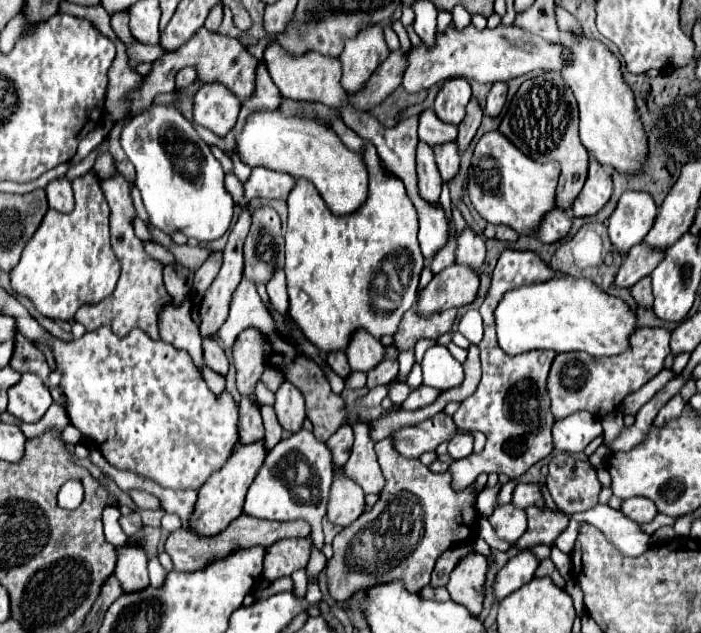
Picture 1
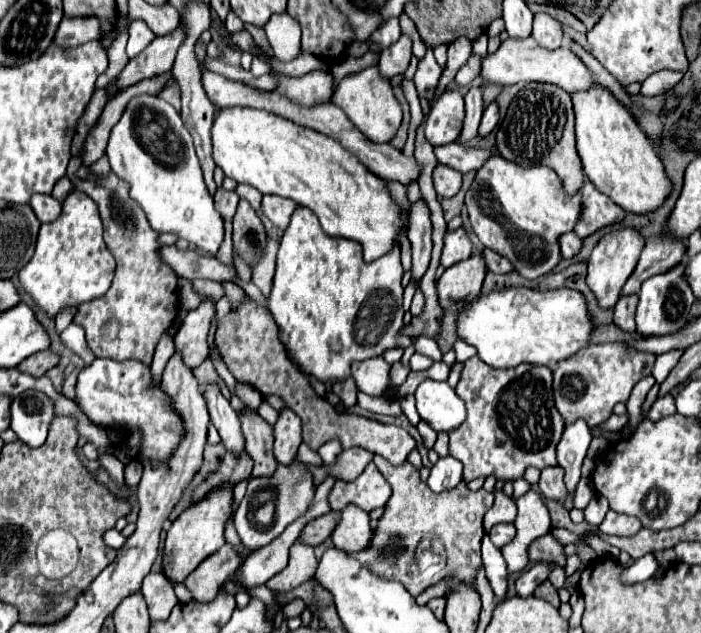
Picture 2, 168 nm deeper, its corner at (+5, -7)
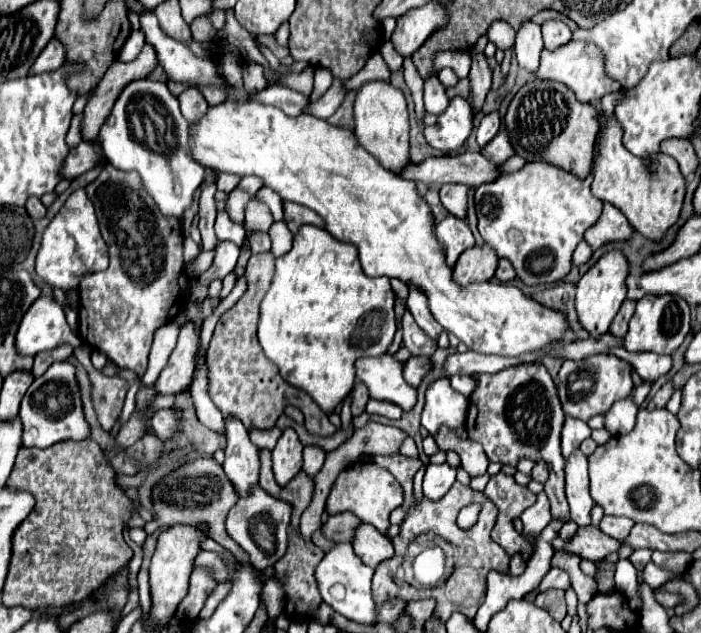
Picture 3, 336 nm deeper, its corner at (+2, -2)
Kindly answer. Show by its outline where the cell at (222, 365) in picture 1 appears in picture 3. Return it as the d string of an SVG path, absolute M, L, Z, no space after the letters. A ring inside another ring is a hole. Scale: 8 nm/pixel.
M226 417L226 459L224 471L228 479L234 483L240 497L248 493L248 489L258 483L258 447L250 441L248 429L242 421L234 417Z

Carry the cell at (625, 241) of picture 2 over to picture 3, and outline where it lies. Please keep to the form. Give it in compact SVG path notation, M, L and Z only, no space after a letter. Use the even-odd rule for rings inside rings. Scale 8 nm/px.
M618 249L604 253L578 281L576 291L576 311L580 323L590 331L592 337L598 337L608 331L612 319L616 317L622 301L626 299L626 277L628 277L628 261L626 255Z

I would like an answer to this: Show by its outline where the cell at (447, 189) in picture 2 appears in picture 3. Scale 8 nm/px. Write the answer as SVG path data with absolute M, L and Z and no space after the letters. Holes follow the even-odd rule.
M442 185L440 199L452 215L466 217L466 193L468 193L466 185Z

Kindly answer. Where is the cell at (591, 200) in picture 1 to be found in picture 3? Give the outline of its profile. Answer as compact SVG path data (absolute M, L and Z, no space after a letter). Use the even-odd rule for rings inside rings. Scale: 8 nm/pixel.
M604 203L600 219L596 221L594 227L590 227L584 233L584 239L592 249L598 249L608 241L622 241L628 239L630 235L632 235L632 225L626 221L626 215L618 211L614 205Z

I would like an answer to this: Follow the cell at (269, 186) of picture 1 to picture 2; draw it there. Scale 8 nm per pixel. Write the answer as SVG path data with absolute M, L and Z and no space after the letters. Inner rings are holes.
M271 194L263 196L263 204L261 204L261 210L263 214L279 228L287 228L289 226L289 220L291 220L291 214L295 212L297 204L287 200L287 198L275 198Z

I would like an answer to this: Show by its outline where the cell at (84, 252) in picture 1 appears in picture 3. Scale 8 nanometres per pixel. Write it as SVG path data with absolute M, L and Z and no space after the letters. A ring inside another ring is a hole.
M76 189L44 231L42 245L36 255L36 275L54 289L70 291L78 289L84 275L104 271L108 263L110 263L108 247L100 235L94 205L86 197L84 189Z

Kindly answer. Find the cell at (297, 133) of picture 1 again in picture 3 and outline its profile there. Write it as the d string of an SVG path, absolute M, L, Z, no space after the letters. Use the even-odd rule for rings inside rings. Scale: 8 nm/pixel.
M224 101L208 109L208 113L190 127L190 153L192 157L214 171L256 175L266 187L274 189L284 201L300 203L316 211L324 221L326 229L340 241L354 243L358 247L362 269L368 277L400 277L406 285L416 285L428 295L428 305L436 321L454 333L468 349L484 355L506 353L506 357L518 357L524 353L536 353L544 347L556 345L560 337L568 331L568 317L564 311L550 309L530 297L526 297L518 287L510 283L474 283L460 287L452 281L452 269L444 263L442 245L436 241L434 223L430 207L424 197L416 191L414 181L396 177L396 173L384 169L354 137L350 129L334 127L324 119L314 115L288 117L280 109L262 105L256 101Z

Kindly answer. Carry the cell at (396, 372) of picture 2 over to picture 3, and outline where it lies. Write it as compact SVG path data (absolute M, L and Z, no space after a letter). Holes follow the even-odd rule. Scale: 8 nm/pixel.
M410 357L404 363L404 379L406 383L410 383L412 387L420 385L420 379L424 377L424 373L430 369L430 359L426 357Z

